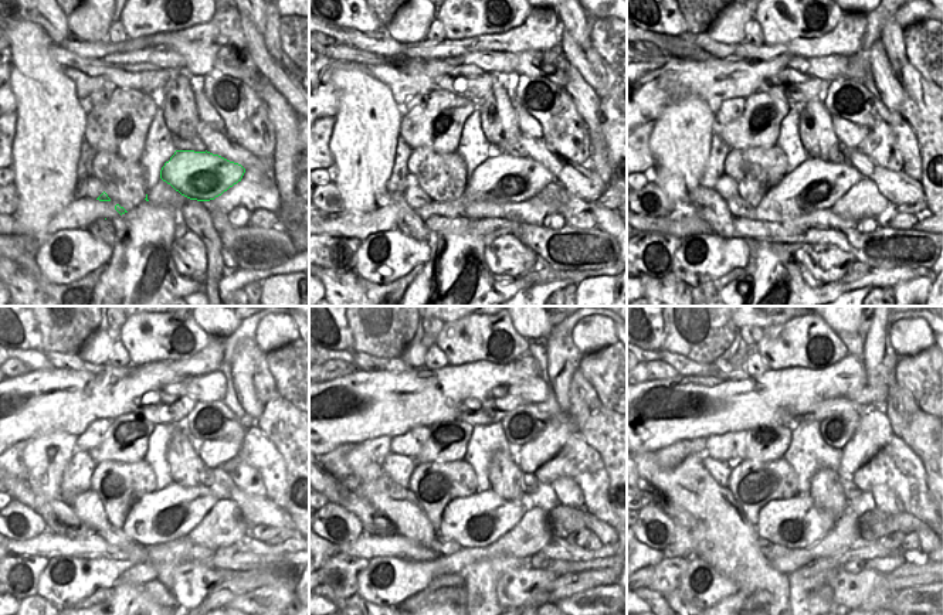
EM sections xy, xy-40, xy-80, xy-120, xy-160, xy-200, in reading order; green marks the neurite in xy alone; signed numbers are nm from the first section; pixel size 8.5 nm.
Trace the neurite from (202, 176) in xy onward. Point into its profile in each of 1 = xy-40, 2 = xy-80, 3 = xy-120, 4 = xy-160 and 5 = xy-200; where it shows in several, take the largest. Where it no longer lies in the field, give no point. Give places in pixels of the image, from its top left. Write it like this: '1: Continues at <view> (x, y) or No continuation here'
1: Continues at xy-40 (502, 179)
2: Continues at xy-80 (816, 184)
3: Continues at xy-120 (170, 513)
4: Continues at xy-160 (480, 520)
5: Continues at xy-200 (794, 523).

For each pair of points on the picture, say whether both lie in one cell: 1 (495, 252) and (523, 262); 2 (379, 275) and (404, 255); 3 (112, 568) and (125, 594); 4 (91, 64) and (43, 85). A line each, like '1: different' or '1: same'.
1: same
2: same
3: different
4: different

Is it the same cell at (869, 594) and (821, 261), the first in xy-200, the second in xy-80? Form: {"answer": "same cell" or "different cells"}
{"answer": "same cell"}

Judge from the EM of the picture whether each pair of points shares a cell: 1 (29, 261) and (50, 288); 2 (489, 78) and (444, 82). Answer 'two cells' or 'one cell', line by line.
1: one cell
2: one cell

